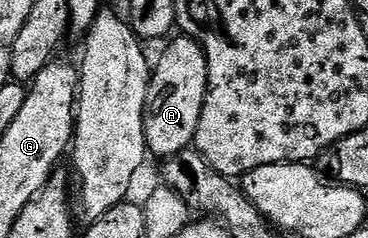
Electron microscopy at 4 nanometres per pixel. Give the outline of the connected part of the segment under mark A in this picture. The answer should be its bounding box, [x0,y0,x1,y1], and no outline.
[145,34,209,158]

